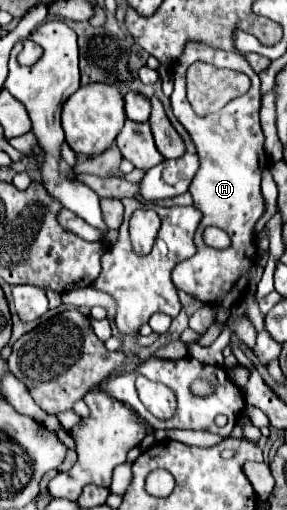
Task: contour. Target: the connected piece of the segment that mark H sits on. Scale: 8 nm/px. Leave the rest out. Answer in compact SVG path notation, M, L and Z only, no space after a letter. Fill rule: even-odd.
M186 44L184 54L176 60L172 72L174 72L174 92L170 96L172 110L174 110L174 116L182 122L182 126L190 132L190 136L196 144L198 156L200 156L200 170L190 184L190 194L194 198L194 208L198 208L202 212L202 220L200 220L196 236L194 236L198 250L192 258L176 264L176 268L172 272L172 280L178 290L184 290L192 298L196 298L204 304L214 304L214 306L230 310L232 306L236 306L242 300L242 296L246 292L244 288L240 290L236 286L240 282L244 282L250 264L254 264L254 260L256 260L258 246L256 246L254 226L266 210L266 202L260 192L262 170L256 166L256 146L264 146L264 134L262 134L260 118L258 118L260 80L242 56L224 52L224 50L216 50L206 44L204 46L202 44ZM198 60L214 64L216 68L230 68L230 70L248 74L252 80L250 90L244 96L226 104L216 114L196 116L196 112L192 110L192 106L186 98L186 70L190 64L194 64ZM208 226L222 228L230 236L232 244L224 250L206 246L202 242L202 232Z

